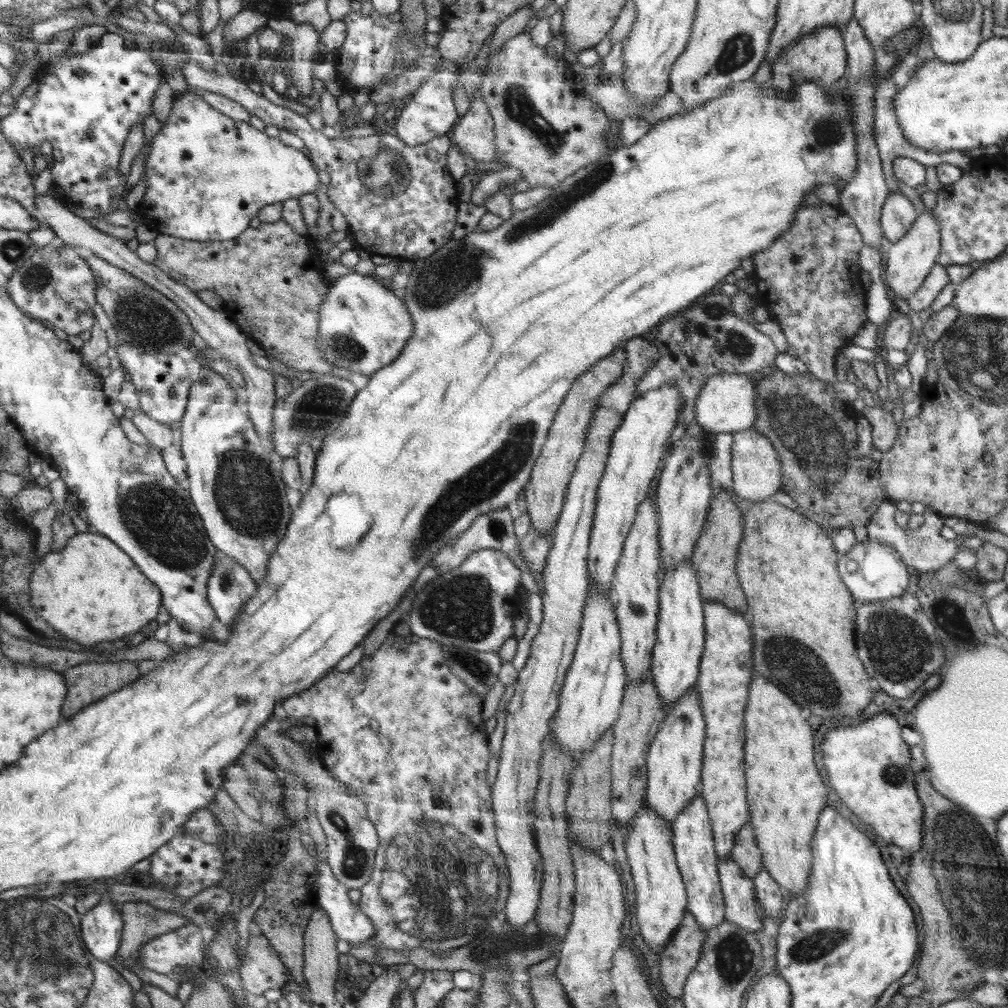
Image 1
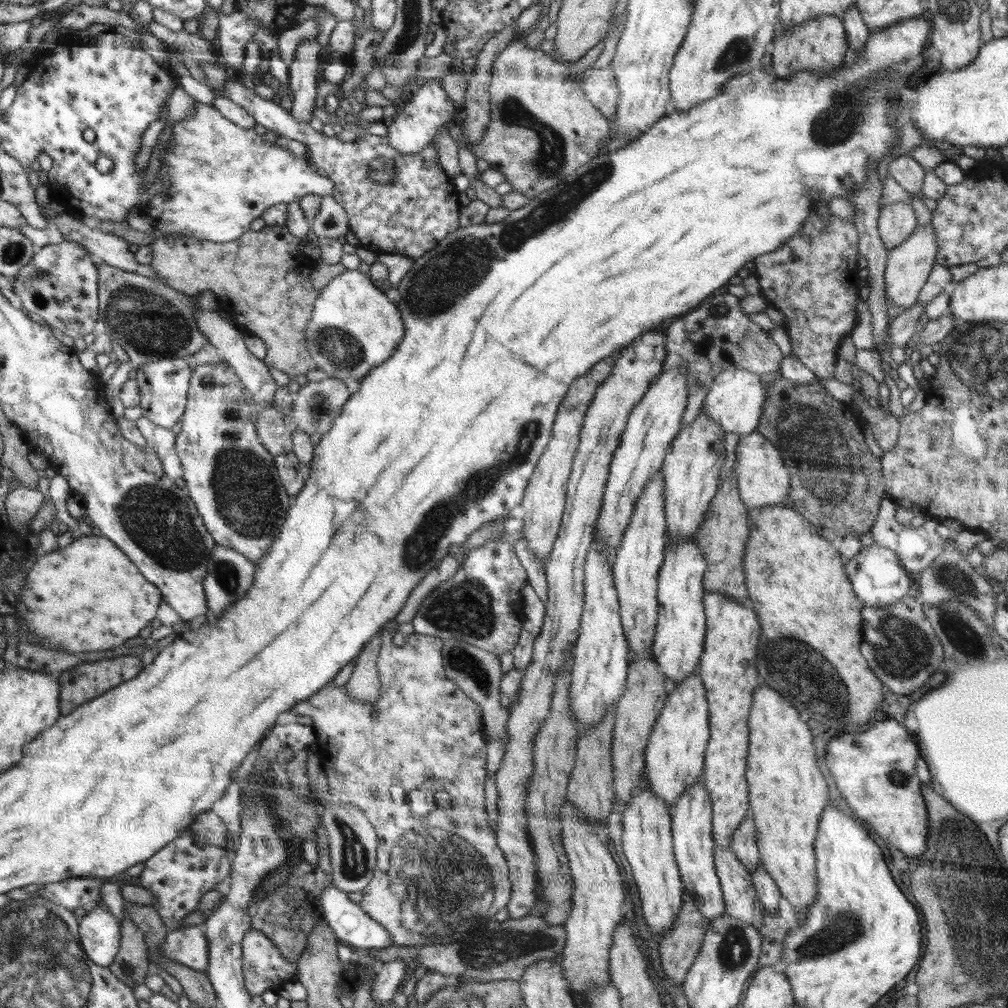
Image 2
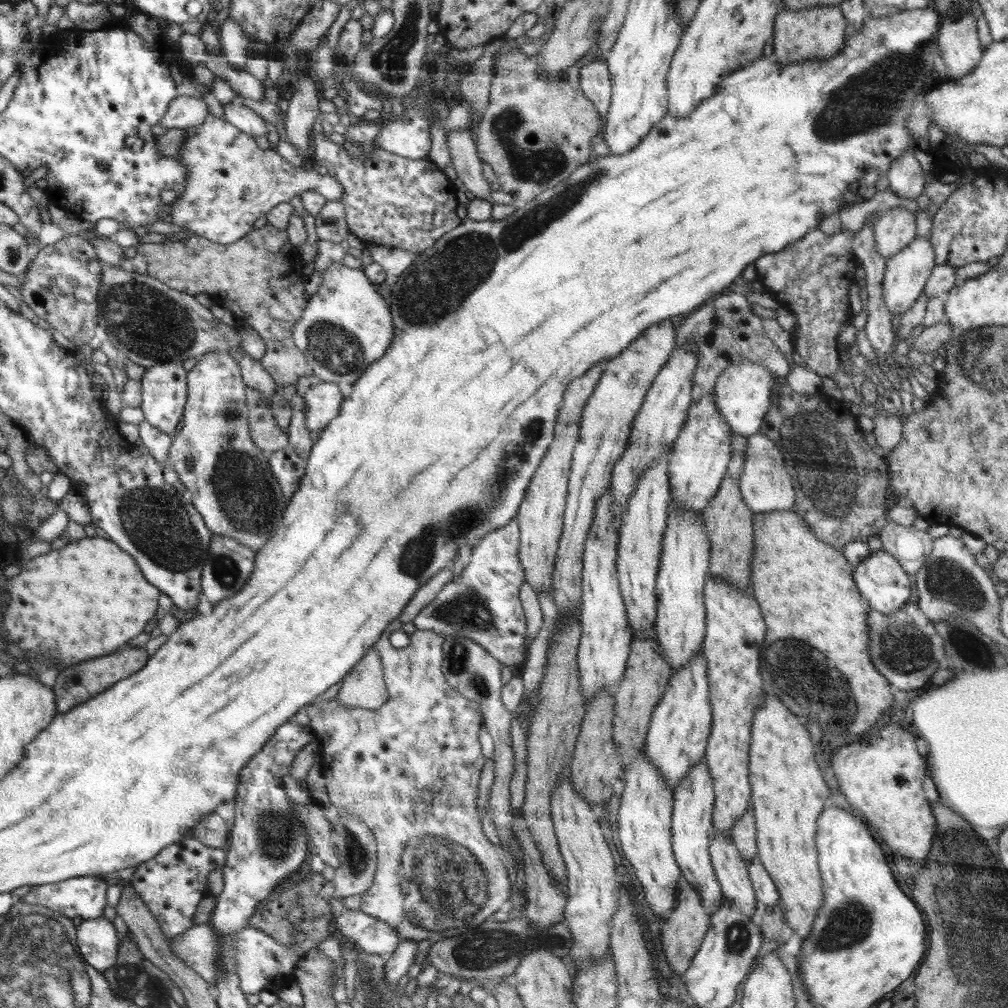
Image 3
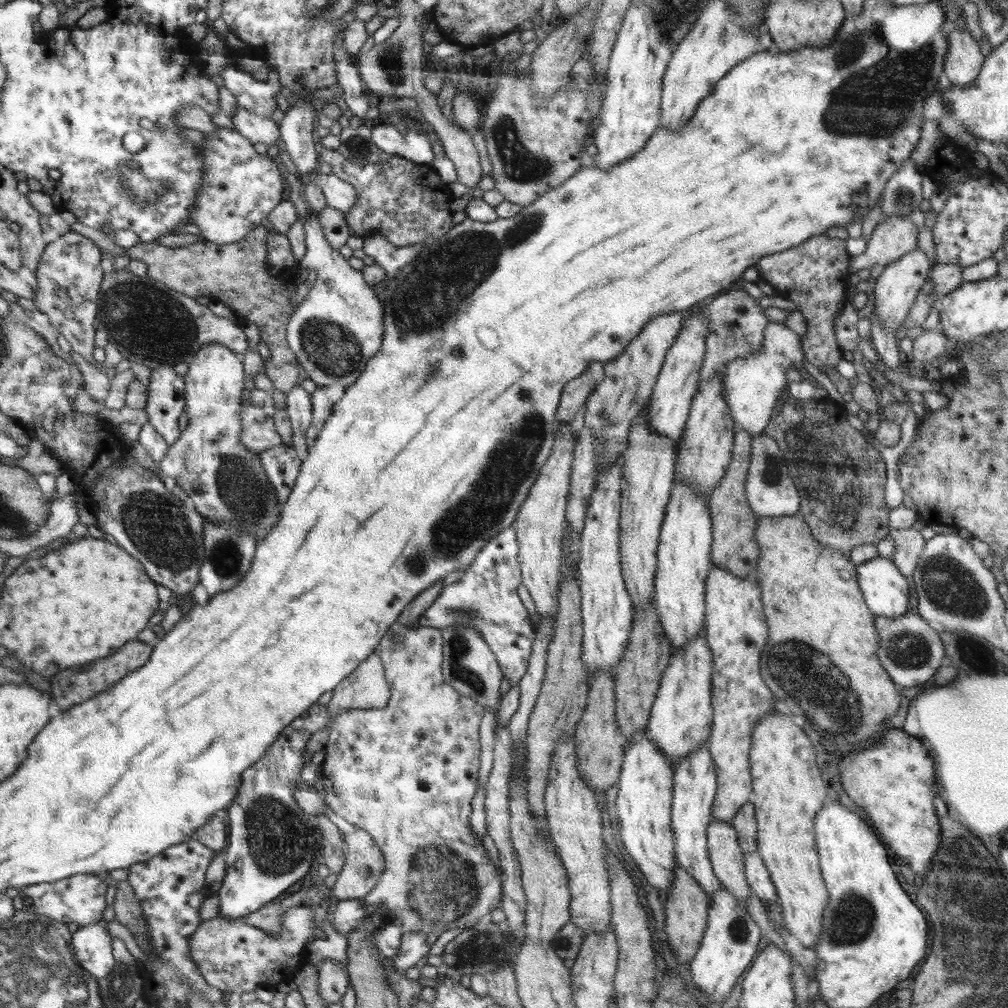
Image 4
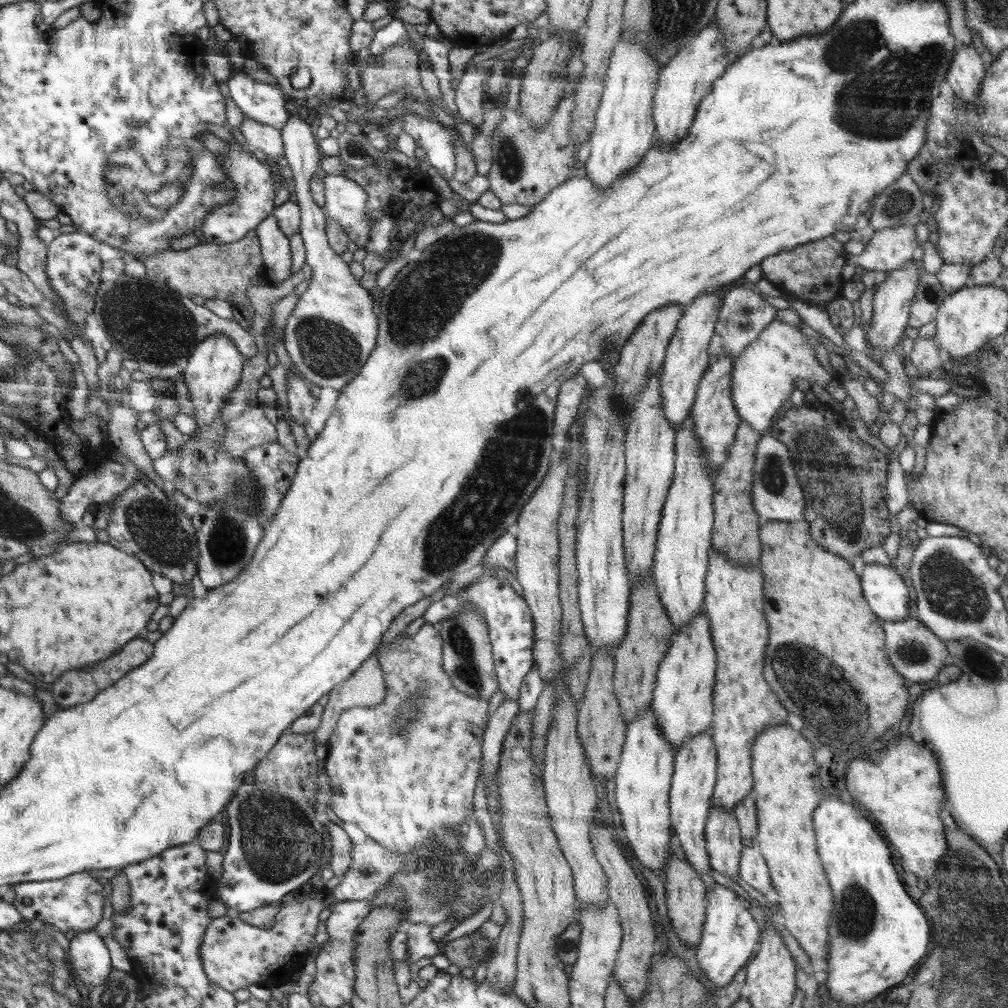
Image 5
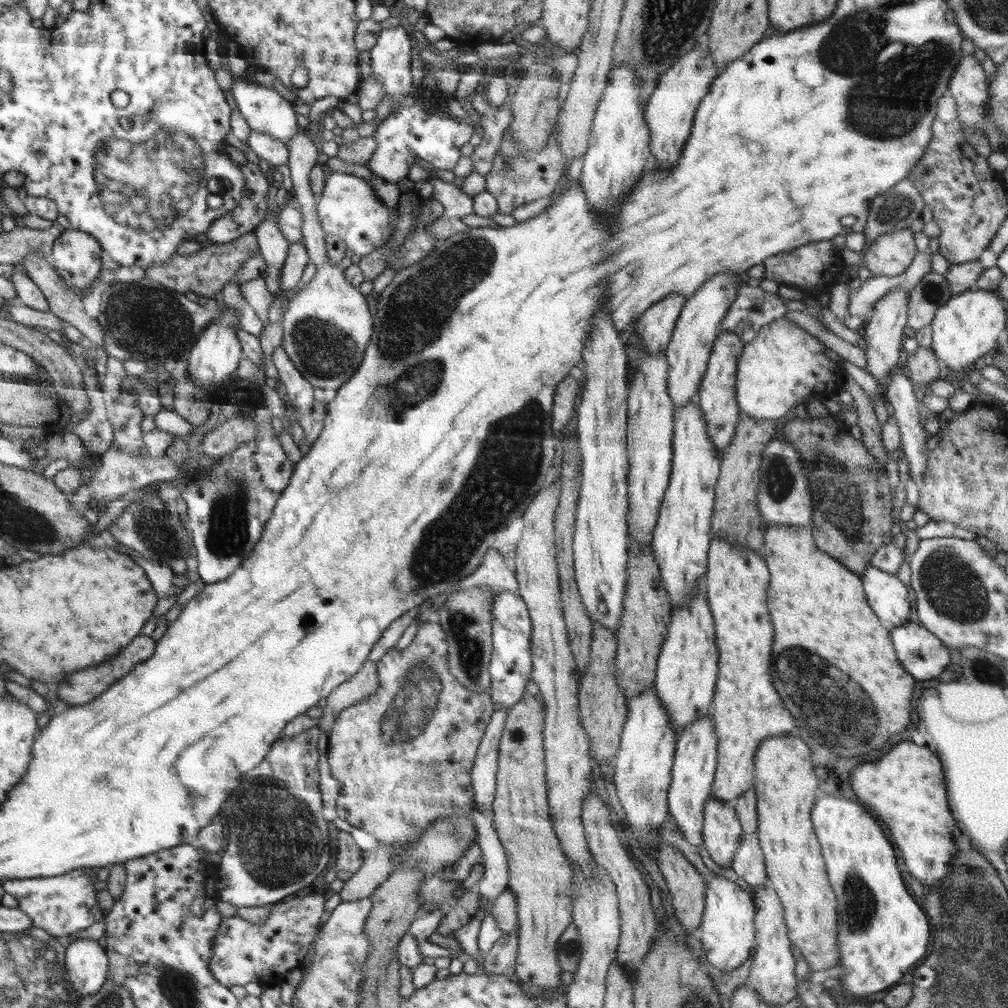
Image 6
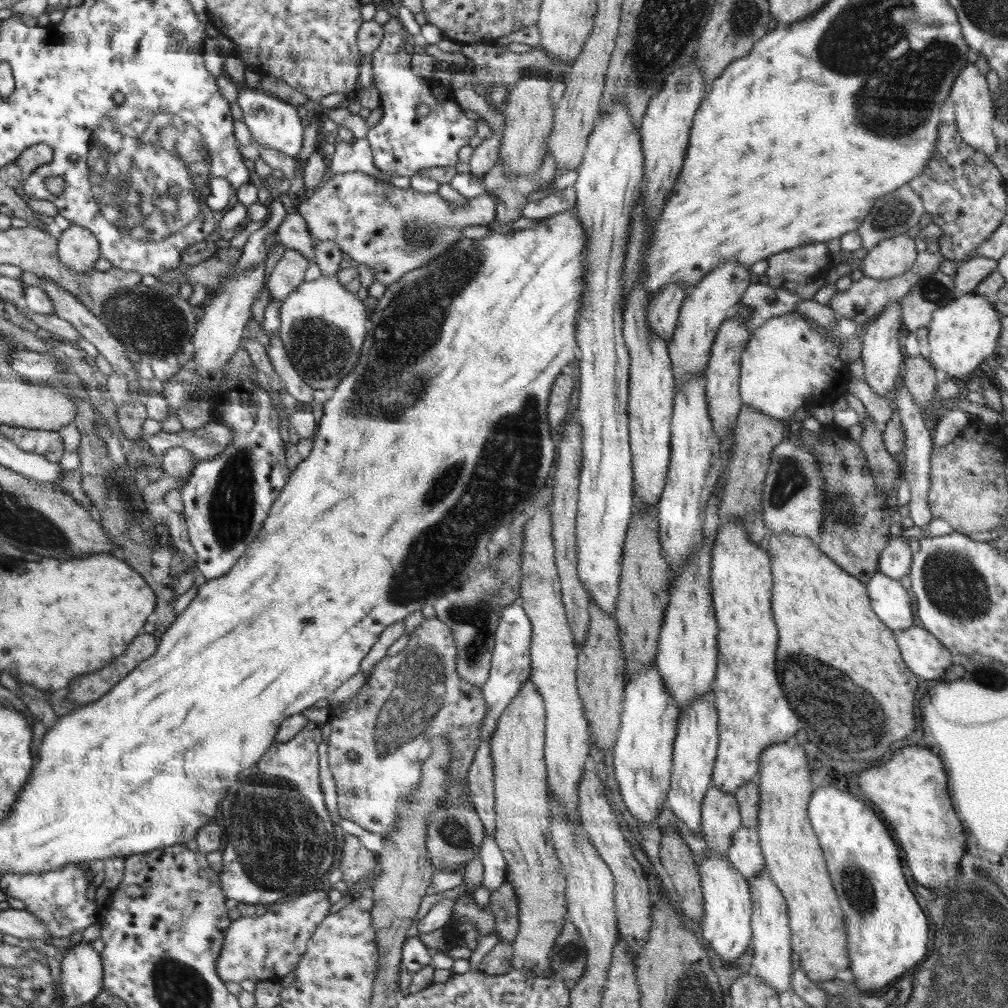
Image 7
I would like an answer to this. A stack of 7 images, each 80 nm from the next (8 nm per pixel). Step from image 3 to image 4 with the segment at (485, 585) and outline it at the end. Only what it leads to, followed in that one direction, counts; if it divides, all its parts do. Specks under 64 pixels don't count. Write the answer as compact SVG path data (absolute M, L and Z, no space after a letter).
M514 526L498 532L479 550L474 564L462 573L456 583L446 586L436 601L419 616L419 627L446 629L472 627L476 629L500 665L501 673L510 679L511 687L518 685L527 671L536 628L520 601L517 589L522 584L517 562L519 542Z

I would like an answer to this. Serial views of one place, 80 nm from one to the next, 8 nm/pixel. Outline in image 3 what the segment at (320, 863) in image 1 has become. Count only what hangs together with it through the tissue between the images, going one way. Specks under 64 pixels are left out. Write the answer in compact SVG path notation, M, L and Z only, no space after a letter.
M332 897L329 903L332 930L355 942L364 954L377 954L384 959L398 948L401 938L390 924L360 909L349 909L342 897Z

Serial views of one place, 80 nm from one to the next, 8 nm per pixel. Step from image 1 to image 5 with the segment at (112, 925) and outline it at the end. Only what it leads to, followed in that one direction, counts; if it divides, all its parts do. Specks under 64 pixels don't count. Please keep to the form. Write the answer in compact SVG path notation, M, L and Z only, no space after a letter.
M95 928L73 933L71 947L66 949L66 953L77 980L84 982L89 987L89 990L106 982L108 974L111 974L108 948L106 948L102 936L96 932Z

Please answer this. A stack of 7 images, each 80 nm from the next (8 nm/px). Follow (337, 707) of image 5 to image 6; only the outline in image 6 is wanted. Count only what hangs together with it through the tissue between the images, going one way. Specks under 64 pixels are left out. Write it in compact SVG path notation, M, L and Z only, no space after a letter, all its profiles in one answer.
M365 661L356 674L329 694L328 704L323 708L317 727L328 735L340 712L374 695L378 685L377 663Z

